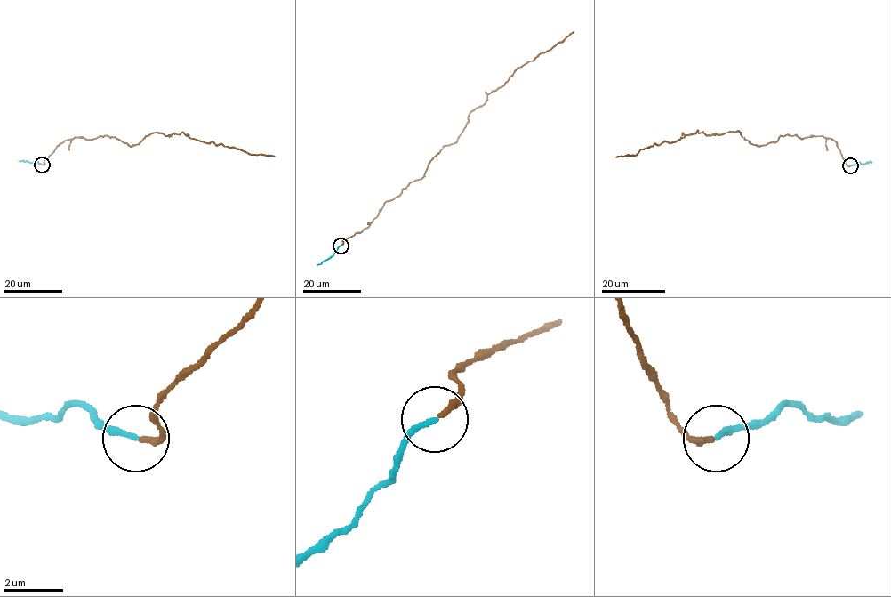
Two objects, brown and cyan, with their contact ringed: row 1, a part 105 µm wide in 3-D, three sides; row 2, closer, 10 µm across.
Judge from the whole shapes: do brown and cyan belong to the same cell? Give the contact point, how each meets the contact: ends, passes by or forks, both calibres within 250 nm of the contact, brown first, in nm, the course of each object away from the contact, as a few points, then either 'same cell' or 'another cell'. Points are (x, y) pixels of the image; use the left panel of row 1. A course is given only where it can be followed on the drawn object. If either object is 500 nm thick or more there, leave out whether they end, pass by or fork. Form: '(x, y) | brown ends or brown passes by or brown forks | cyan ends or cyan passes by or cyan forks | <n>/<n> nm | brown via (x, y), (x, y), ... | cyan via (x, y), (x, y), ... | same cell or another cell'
(42, 165) | brown ends | cyan ends | 200/180 nm | brown via (42, 165), (61, 143), (75, 137), (108, 135), (129, 146), (156, 133), (182, 133), (205, 142), (274, 157) | cyan via (42, 165), (36, 161), (18, 161) | same cell

